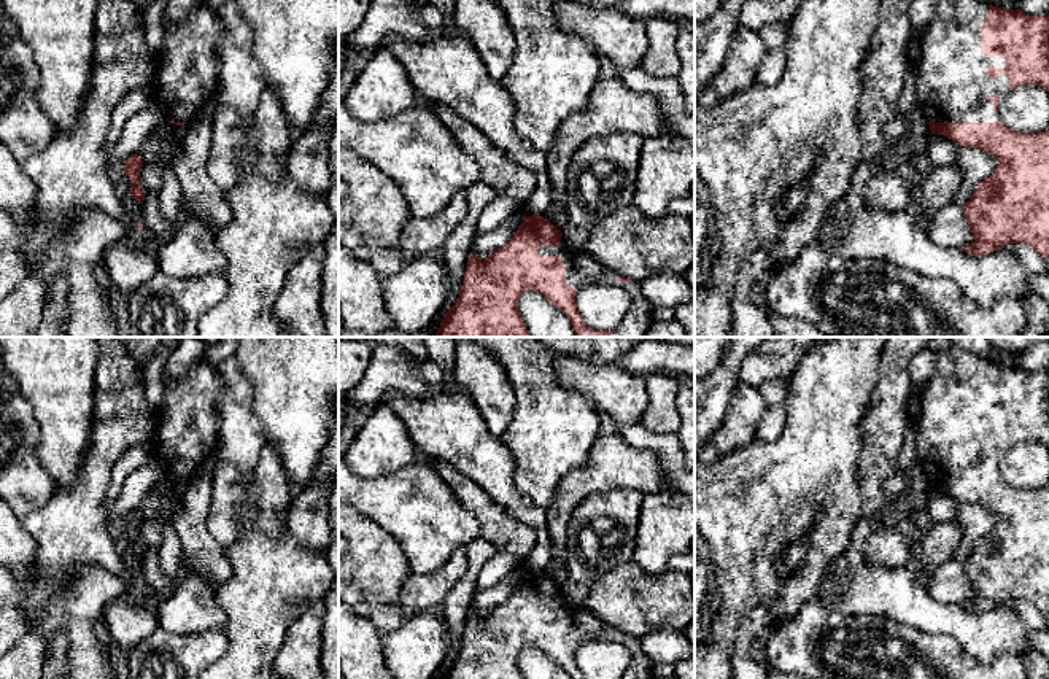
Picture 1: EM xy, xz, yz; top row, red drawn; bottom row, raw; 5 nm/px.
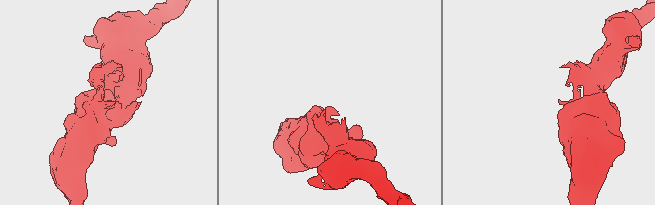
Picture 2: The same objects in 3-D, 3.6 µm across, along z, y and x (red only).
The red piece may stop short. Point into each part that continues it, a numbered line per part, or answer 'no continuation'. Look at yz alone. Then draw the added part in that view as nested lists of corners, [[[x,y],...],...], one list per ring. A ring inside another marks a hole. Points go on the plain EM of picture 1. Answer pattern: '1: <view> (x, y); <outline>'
1: yz (952, 442); [[[958,347],[933,356],[931,372],[923,383],[919,412],[914,415],[917,425],[915,445],[919,452],[919,469],[928,479],[1000,479],[993,458],[987,453],[998,452],[1003,458],[1009,452],[1009,433],[1001,429],[992,436],[985,428],[989,423],[1004,425],[1008,420],[1000,412],[981,409],[981,383],[989,372],[990,358],[979,358]]]

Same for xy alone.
1: xy (188, 420); [[[200,359],[183,377],[176,377],[170,366],[164,377],[167,391],[154,413],[153,460],[164,469],[167,480],[189,482],[219,444],[221,375]]]

